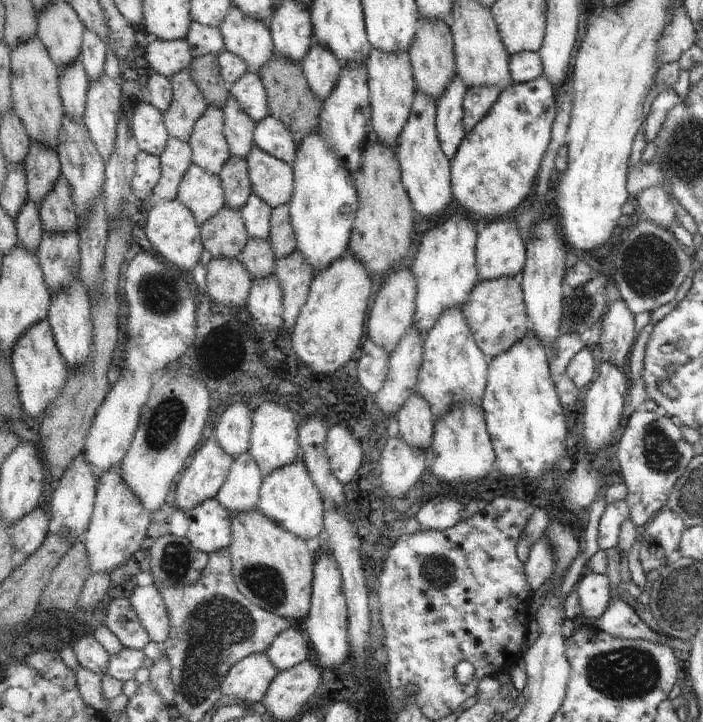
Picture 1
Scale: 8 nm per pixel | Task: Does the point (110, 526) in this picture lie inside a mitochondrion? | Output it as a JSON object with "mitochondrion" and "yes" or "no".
{"mitochondrion":"no"}

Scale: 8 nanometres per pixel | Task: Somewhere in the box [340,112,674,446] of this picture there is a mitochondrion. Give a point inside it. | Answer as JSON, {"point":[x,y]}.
{"point":[578,309]}

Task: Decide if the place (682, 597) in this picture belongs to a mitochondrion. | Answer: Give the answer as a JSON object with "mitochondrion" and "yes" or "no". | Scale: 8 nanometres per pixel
{"mitochondrion":"yes"}

